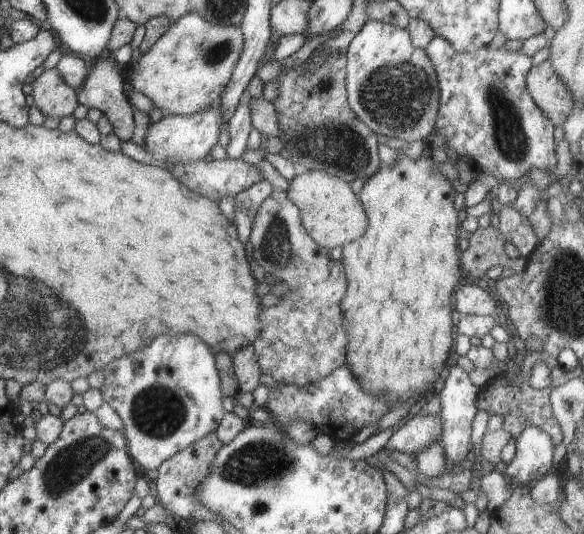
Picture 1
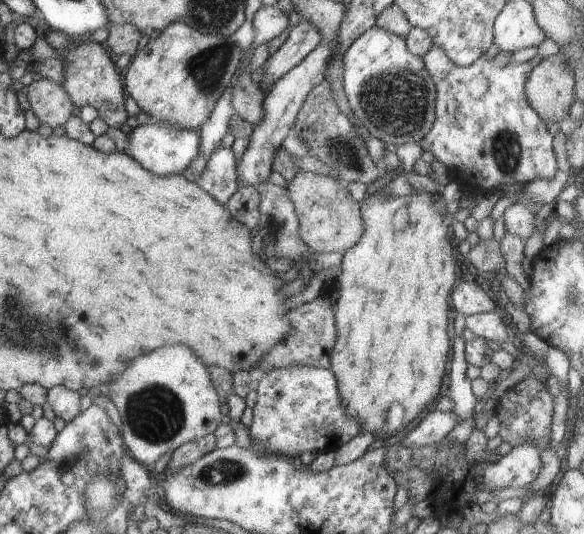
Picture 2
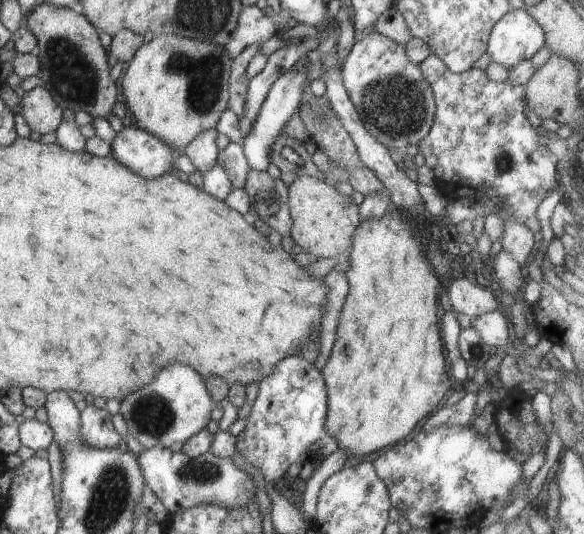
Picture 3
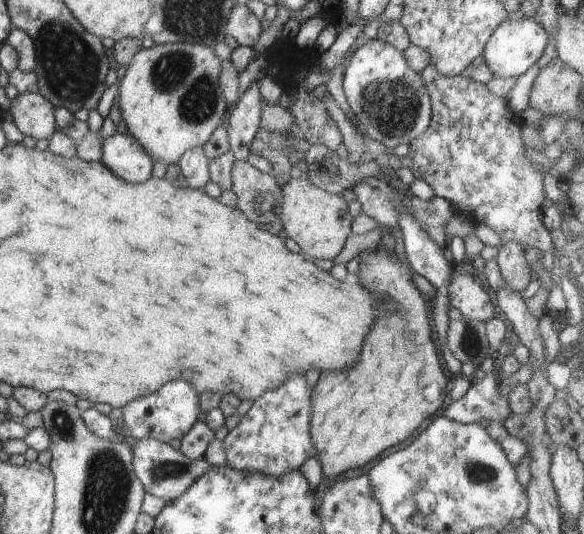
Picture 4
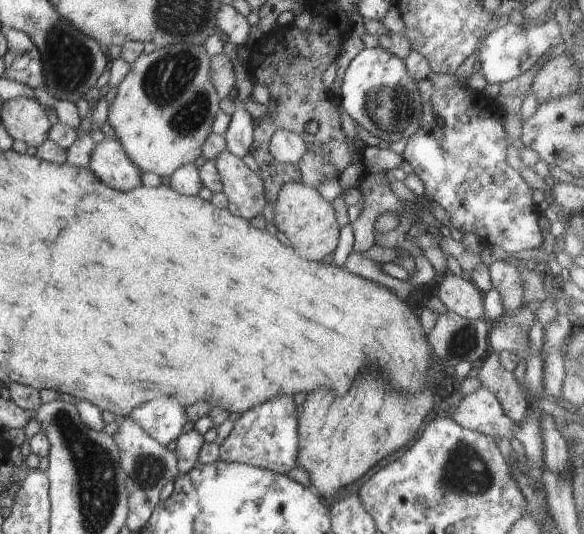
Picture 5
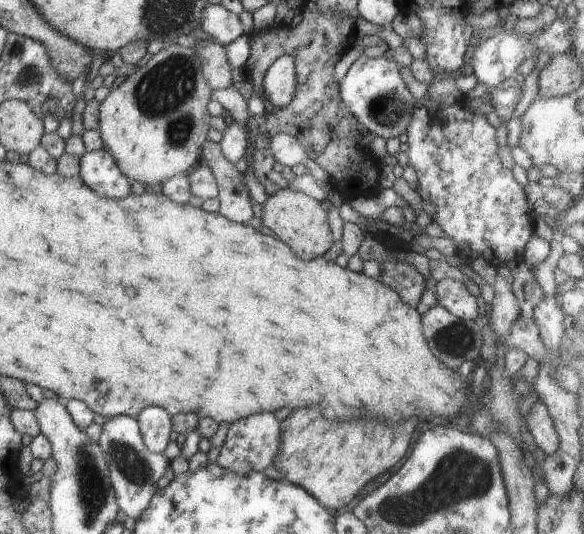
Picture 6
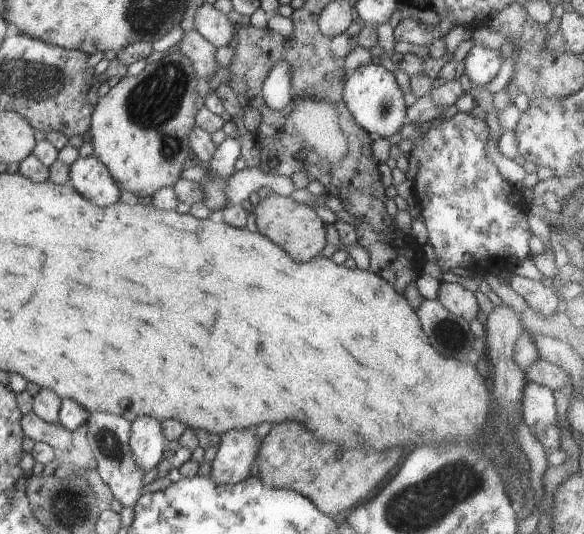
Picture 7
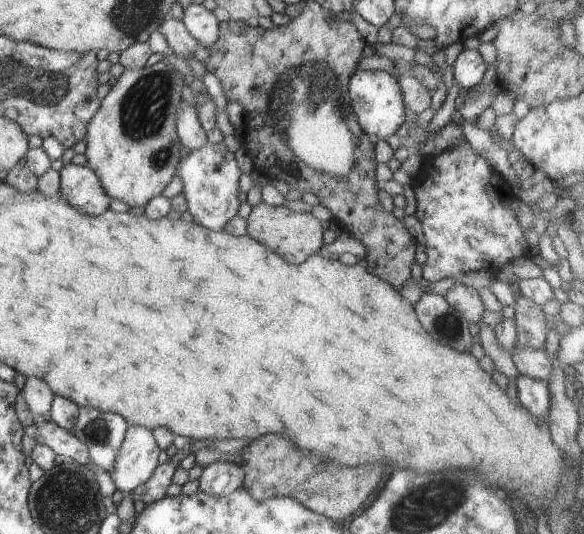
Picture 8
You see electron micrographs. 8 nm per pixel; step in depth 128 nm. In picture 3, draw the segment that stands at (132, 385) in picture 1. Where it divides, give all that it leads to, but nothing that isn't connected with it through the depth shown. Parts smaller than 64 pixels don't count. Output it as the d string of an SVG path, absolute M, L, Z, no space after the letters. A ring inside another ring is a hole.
M170 364L140 390L129 394L122 402L120 414L127 422L128 432L140 442L142 450L170 447L174 442L185 443L191 436L207 428L210 412L216 406L208 394L205 380L192 368Z

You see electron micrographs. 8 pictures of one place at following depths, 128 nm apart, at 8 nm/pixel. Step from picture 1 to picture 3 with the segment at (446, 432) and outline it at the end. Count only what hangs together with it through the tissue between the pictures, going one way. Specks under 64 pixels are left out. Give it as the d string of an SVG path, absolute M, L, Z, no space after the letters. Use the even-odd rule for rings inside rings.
M446 311L441 316L441 337L444 346L446 346L446 352L448 352L448 362L451 364L450 374L454 376L458 383L464 383L465 380L468 380L466 376L468 364L460 354L458 339L461 328L456 316L456 311Z

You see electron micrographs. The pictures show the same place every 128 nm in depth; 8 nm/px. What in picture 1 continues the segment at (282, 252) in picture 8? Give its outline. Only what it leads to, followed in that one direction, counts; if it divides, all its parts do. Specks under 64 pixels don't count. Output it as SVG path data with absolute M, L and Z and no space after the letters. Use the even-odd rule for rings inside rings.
M304 170L299 171L289 182L286 191L287 197L300 209L301 223L306 229L308 236L318 244L319 247L332 250L336 246L344 247L345 244L362 237L368 226L368 219L363 204L359 201L358 195L350 188L349 183L341 178L332 176L324 171Z

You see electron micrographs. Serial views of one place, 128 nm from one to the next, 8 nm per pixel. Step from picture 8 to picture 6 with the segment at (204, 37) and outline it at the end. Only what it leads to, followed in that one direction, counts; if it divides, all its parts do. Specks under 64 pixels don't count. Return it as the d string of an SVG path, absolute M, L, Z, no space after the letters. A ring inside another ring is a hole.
M208 3L205 6L199 27L223 47L244 34L238 15L226 10L221 4Z

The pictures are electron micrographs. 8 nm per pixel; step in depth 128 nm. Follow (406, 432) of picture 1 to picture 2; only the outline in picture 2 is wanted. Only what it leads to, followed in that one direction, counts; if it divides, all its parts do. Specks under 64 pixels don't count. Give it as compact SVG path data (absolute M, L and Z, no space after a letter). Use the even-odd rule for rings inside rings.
M427 411L419 424L416 424L416 428L405 434L398 444L408 446L412 450L418 445L431 445L446 439L458 428L458 424L459 418L454 411Z

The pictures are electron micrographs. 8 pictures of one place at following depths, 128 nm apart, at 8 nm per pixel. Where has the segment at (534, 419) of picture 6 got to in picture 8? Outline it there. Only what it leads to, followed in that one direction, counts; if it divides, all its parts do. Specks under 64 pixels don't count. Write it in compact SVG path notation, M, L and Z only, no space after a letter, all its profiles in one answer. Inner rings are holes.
M519 374L516 377L516 392L519 403L538 422L548 419L551 394L545 380Z

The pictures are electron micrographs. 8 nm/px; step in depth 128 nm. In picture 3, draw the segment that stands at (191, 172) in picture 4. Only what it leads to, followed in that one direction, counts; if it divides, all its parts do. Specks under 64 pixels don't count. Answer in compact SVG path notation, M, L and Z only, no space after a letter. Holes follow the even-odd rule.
M216 130L201 132L183 150L200 174L206 174L217 163L220 152L216 144L217 134Z

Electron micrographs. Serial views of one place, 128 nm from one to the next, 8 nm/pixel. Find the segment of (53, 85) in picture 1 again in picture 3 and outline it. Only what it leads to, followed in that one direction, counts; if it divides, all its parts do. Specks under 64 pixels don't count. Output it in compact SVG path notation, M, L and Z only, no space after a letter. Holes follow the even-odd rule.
M38 84L21 96L21 112L31 130L41 136L54 132L62 124L62 108L52 92Z

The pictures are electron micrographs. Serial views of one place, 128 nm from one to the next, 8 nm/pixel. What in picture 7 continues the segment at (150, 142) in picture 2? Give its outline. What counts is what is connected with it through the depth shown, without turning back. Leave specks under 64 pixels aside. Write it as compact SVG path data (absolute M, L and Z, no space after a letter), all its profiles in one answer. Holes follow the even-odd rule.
M93 154L86 158L78 157L69 166L69 177L71 185L78 191L78 194L96 206L112 206L119 201L121 188L111 177L104 163L100 162Z

